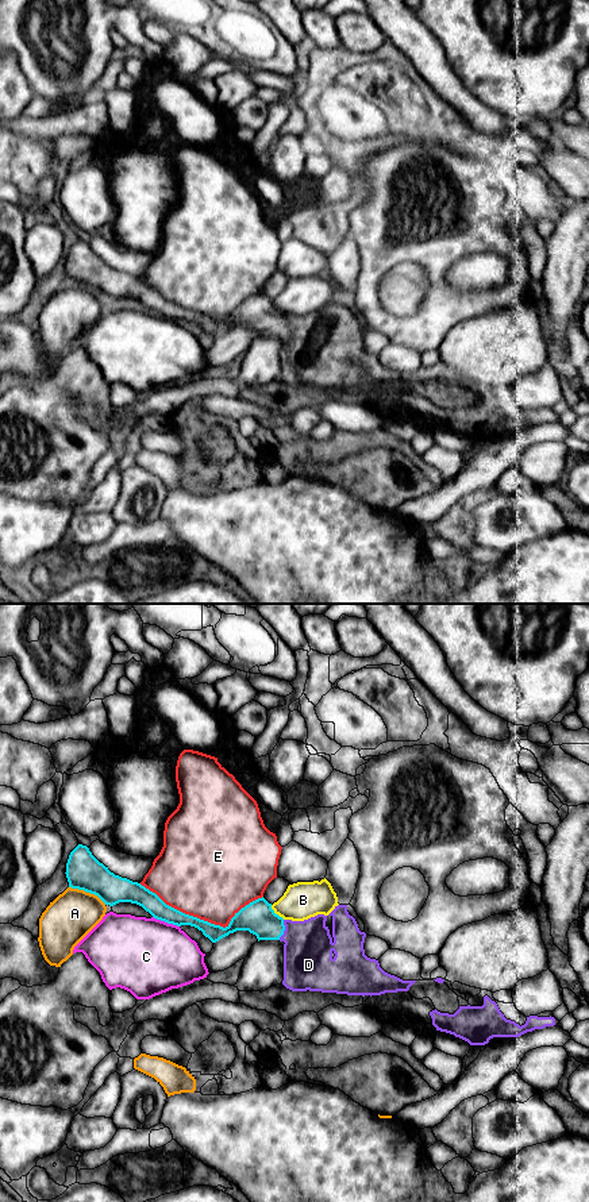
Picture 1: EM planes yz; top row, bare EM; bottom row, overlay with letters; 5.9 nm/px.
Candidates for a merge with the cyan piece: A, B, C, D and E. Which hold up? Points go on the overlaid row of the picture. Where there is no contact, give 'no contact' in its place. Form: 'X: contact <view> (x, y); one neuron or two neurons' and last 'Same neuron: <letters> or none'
A: contact yz (88, 892); two neurons
B: contact yz (274, 913); two neurons
C: contact yz (166, 921); two neurons
D: contact yz (284, 929); one neuron
E: contact yz (201, 920); two neurons
Same neuron: D

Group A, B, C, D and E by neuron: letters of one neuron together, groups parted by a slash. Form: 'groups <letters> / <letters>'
groups A / B / C / D / E

